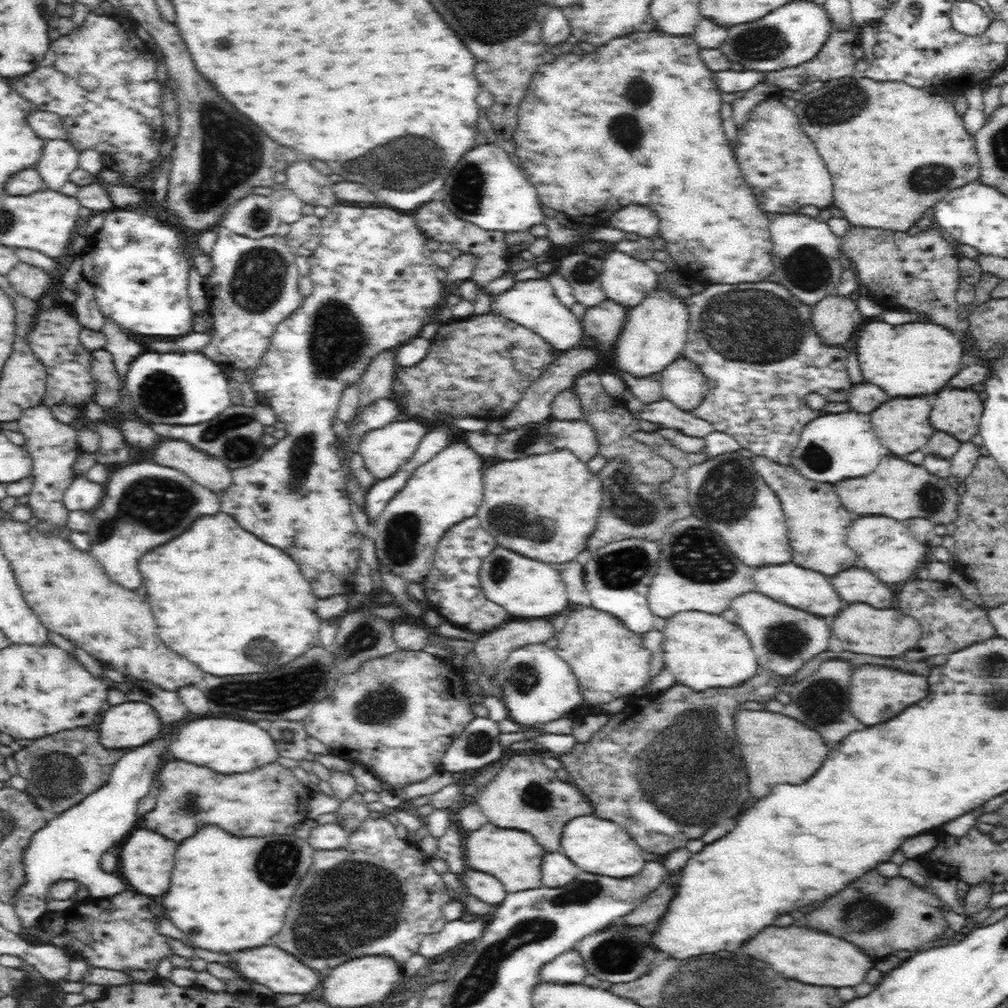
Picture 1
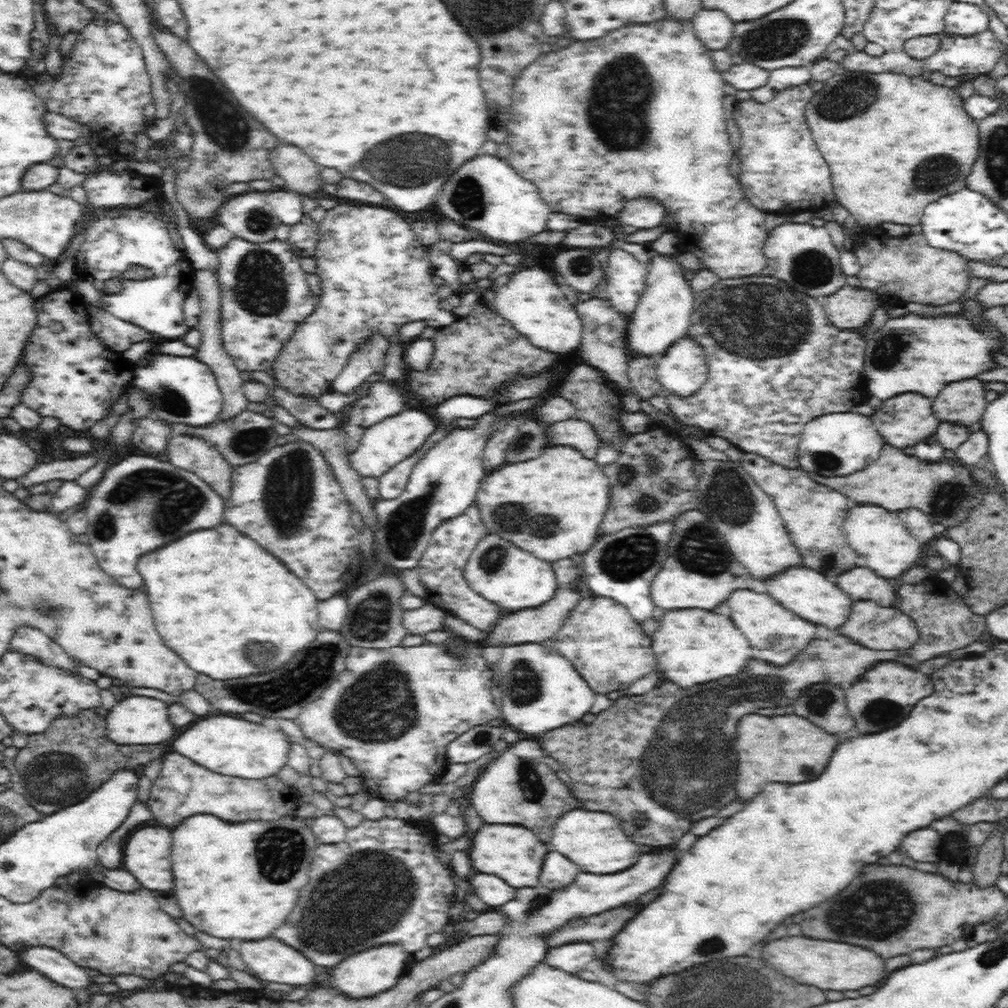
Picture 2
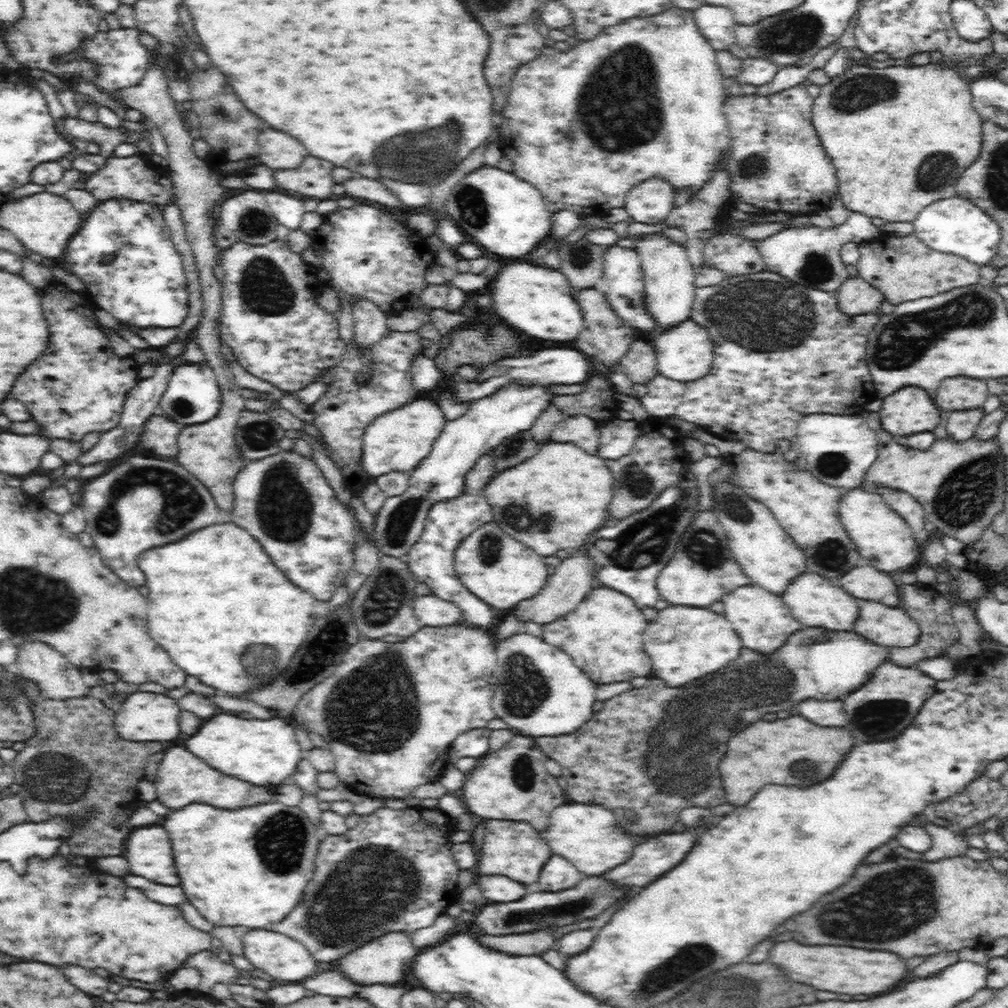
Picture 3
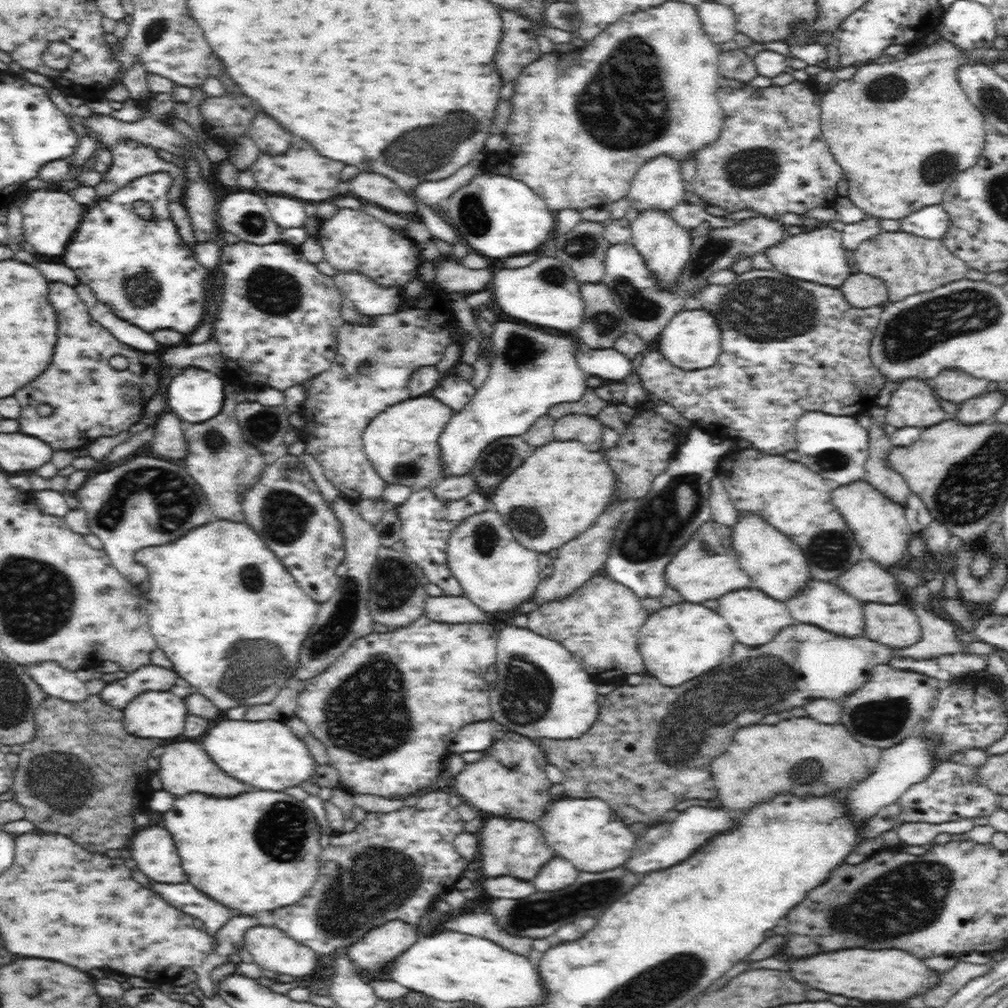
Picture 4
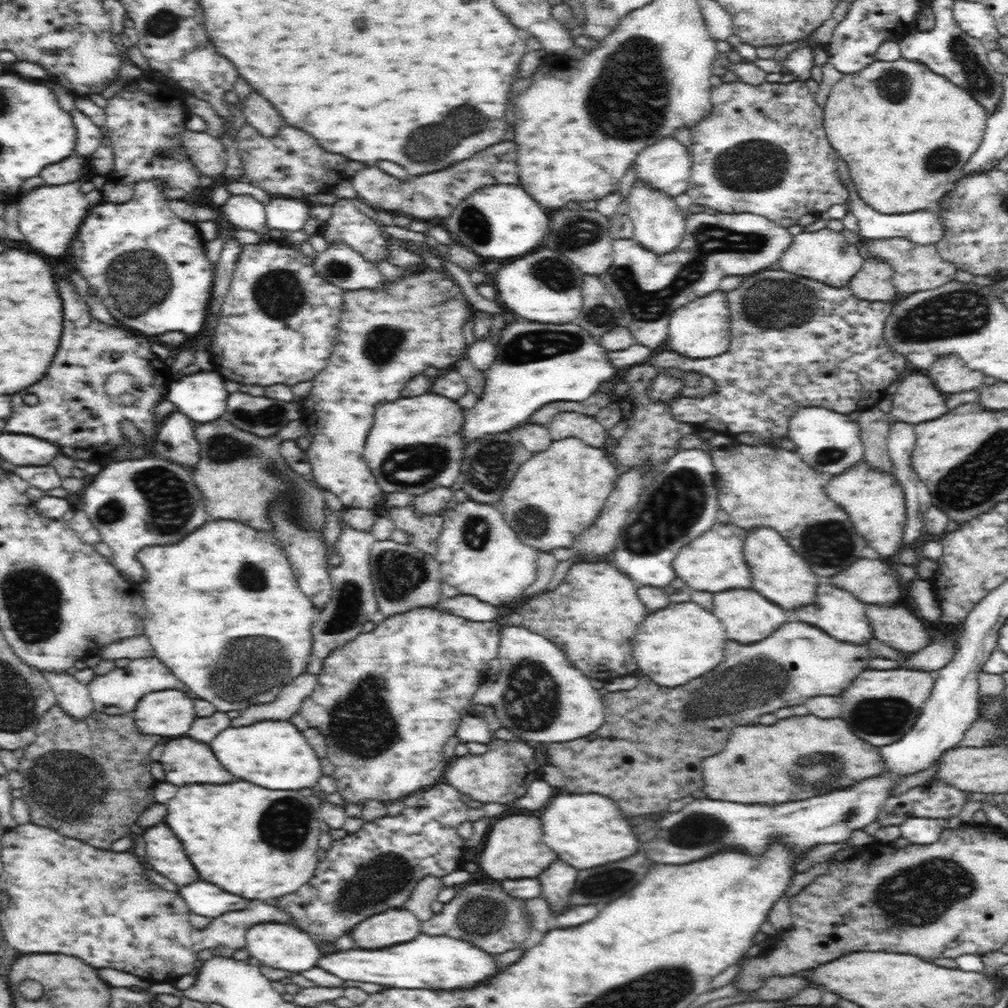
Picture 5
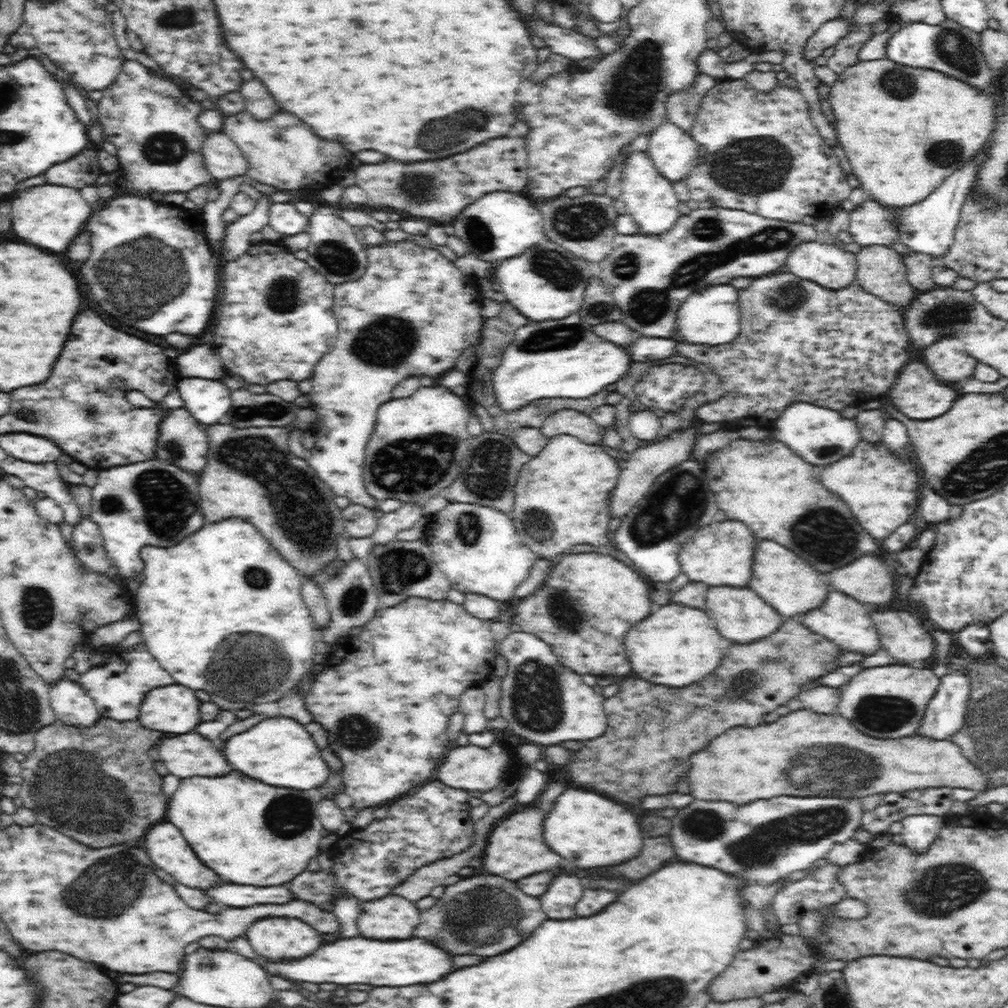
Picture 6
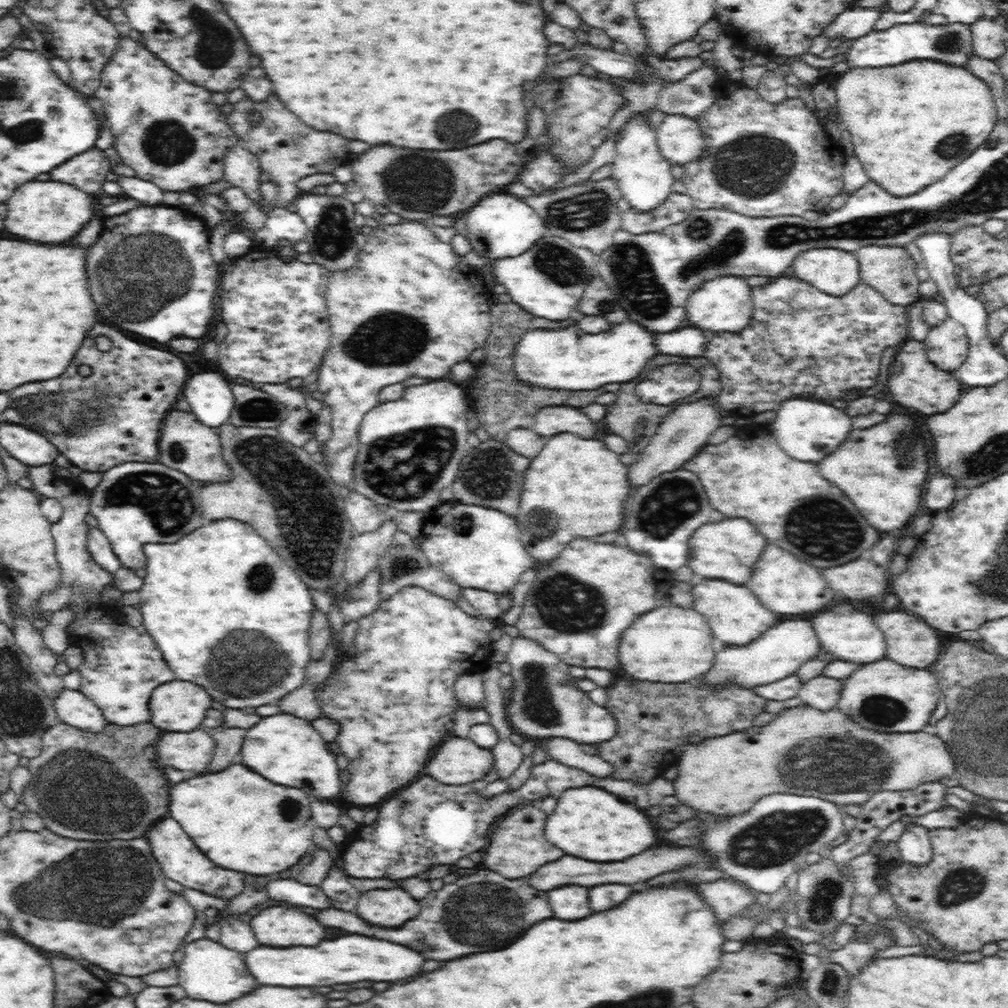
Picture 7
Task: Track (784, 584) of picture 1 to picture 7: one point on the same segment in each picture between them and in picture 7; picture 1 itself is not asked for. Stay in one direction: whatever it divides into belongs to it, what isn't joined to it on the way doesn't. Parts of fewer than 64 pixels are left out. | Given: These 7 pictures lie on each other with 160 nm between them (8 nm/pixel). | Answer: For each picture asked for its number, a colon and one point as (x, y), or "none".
2: (806, 592)
3: (814, 600)
4: (820, 603)
5: (837, 612)
6: (842, 619)
7: (849, 633)

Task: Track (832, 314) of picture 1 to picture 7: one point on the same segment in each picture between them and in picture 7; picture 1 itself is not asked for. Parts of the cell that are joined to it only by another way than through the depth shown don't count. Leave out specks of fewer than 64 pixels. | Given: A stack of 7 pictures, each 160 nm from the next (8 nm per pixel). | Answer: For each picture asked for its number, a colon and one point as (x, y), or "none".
2: (850, 308)
3: (855, 297)
4: (860, 291)
5: (872, 283)
6: (881, 272)
7: (890, 271)

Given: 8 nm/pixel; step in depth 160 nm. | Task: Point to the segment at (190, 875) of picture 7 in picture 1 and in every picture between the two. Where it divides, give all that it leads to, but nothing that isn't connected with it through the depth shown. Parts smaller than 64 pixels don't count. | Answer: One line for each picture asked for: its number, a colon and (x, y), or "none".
1: (146, 860)
2: (147, 854)
3: (148, 852)
4: (152, 849)
5: (163, 853)
6: (166, 848)

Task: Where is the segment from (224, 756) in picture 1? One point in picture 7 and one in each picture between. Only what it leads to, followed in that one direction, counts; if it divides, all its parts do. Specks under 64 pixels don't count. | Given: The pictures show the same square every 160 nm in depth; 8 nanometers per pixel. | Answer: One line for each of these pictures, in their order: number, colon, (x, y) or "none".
2: (232, 747)
3: (265, 752)
4: (266, 755)
5: (273, 754)
6: (279, 752)
7: (283, 748)

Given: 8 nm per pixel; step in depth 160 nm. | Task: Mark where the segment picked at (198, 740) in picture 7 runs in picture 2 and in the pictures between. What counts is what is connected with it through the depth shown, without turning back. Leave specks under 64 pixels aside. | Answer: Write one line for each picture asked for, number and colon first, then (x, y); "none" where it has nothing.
2: (183, 789)
3: (182, 780)
4: (184, 769)
5: (184, 762)
6: (189, 755)

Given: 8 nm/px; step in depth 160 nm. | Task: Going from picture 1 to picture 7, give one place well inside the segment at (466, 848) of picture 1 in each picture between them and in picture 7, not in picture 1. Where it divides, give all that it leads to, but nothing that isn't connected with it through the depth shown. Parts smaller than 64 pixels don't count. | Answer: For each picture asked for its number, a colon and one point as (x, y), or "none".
2: (515, 854)
3: (514, 849)
4: (513, 847)
5: (514, 848)
6: (515, 849)
7: (517, 848)

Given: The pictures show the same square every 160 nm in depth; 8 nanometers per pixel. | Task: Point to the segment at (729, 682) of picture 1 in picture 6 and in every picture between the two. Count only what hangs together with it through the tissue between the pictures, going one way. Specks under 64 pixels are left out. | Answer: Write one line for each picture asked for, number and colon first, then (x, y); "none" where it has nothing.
2: (692, 647)
3: (684, 643)
4: (672, 638)
5: (681, 642)
6: (677, 645)

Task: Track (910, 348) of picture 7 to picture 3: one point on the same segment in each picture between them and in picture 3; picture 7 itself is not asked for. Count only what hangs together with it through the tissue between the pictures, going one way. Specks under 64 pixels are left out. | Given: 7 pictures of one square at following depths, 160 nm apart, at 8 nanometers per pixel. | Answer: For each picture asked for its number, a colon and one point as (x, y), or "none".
3: (911, 411)
4: (913, 405)
5: (917, 400)
6: (917, 394)

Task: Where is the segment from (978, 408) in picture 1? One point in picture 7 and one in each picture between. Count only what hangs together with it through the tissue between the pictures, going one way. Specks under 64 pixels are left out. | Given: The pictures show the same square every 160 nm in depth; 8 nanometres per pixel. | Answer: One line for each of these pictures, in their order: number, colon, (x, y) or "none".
2: (963, 404)
3: (958, 394)
4: (952, 386)
5: (949, 375)
6: (948, 360)
7: (948, 346)

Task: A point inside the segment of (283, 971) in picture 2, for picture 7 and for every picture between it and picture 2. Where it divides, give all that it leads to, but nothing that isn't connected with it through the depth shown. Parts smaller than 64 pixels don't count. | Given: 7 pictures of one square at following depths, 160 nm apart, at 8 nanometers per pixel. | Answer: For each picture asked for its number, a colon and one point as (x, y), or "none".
3: (285, 959)
4: (271, 949)
5: (281, 947)
6: (275, 939)
7: (276, 927)

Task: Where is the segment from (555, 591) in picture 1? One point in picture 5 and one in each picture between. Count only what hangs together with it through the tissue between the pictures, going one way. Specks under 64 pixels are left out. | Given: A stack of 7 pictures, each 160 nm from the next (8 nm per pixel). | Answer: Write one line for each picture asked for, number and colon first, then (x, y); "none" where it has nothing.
2: (516, 580)
3: (502, 572)
4: (496, 573)
5: (480, 555)

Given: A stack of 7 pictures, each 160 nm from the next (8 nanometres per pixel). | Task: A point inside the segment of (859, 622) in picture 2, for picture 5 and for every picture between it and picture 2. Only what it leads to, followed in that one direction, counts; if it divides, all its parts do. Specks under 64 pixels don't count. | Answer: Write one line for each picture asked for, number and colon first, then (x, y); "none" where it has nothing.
3: (883, 625)
4: (898, 626)
5: (903, 629)

